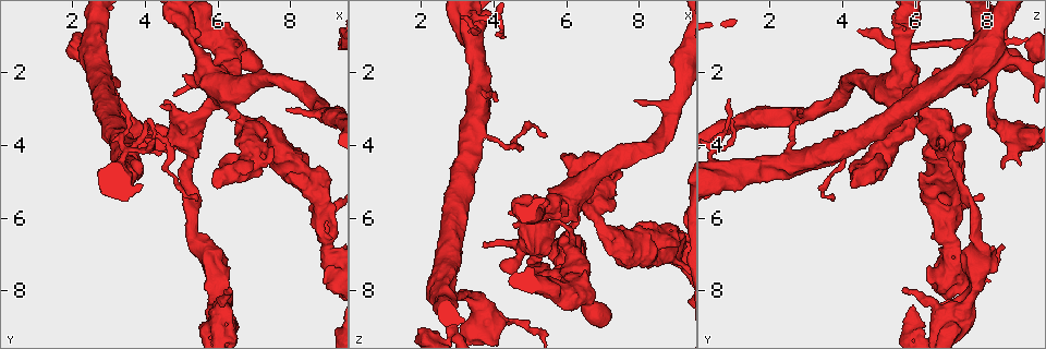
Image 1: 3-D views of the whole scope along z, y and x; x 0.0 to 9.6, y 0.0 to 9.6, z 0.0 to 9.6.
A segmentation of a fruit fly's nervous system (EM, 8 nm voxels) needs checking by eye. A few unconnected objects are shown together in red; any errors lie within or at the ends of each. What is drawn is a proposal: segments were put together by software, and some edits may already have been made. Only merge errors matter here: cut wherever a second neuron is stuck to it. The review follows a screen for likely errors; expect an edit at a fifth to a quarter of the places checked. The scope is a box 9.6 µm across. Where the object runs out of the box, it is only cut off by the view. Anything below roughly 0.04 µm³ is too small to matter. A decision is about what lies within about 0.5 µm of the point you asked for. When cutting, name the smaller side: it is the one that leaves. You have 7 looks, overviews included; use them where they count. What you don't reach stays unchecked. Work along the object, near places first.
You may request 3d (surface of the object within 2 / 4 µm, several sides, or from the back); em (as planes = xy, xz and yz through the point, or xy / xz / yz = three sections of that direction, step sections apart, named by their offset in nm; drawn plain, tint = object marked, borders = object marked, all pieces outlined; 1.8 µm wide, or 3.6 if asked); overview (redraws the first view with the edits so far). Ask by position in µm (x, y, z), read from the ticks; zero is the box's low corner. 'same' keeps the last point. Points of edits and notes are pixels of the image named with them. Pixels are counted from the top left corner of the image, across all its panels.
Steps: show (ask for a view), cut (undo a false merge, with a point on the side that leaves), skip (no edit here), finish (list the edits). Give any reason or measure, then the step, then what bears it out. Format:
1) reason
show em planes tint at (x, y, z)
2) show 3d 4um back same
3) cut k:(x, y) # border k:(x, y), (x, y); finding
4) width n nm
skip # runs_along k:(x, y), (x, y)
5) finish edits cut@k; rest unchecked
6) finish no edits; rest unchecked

three arms meet
show 3d 4um at (9.05, 5.85, 7.15)

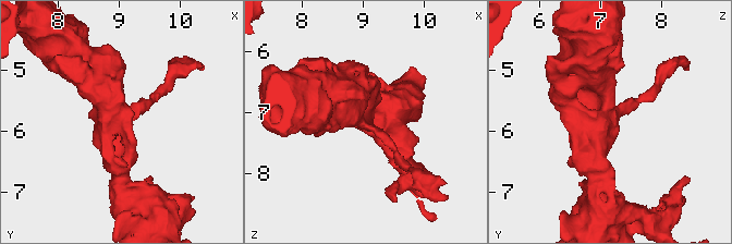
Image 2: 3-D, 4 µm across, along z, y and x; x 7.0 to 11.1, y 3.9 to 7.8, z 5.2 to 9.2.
shape alone is not enough
show em xz step 8 tint at (9.10, 5.85, 7.25)

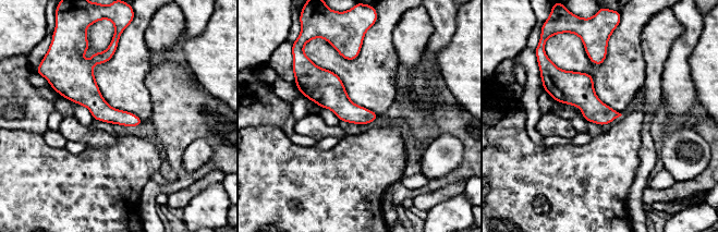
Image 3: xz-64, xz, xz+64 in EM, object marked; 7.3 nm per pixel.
cut it another way
show em xy step 8 tint same

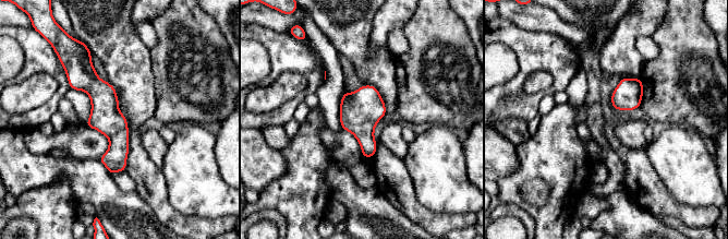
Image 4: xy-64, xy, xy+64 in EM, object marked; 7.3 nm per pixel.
skip # runs_along 4:(79, 69), (104, 97), (122, 168); all the same neuron

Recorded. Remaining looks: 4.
thick turns thin
show 3d 2um at (7.40, 3.55, 6.50)

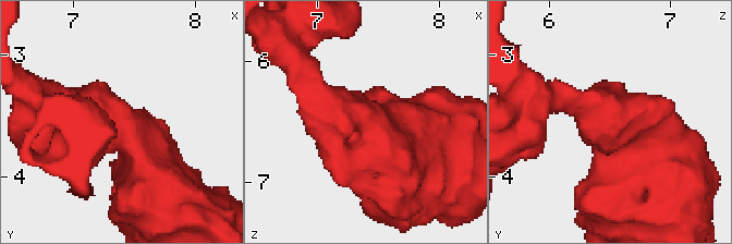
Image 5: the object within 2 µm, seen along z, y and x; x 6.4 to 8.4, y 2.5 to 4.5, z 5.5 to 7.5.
show em planes tint at (7.36, 3.60, 6.52)

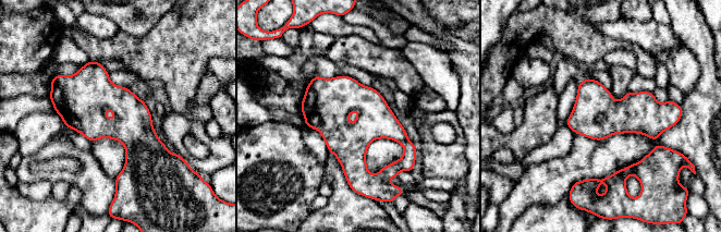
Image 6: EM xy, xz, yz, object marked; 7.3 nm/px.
width 280 nm
skip # all the same neuron

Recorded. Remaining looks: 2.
finish no edits; rest unchecked

